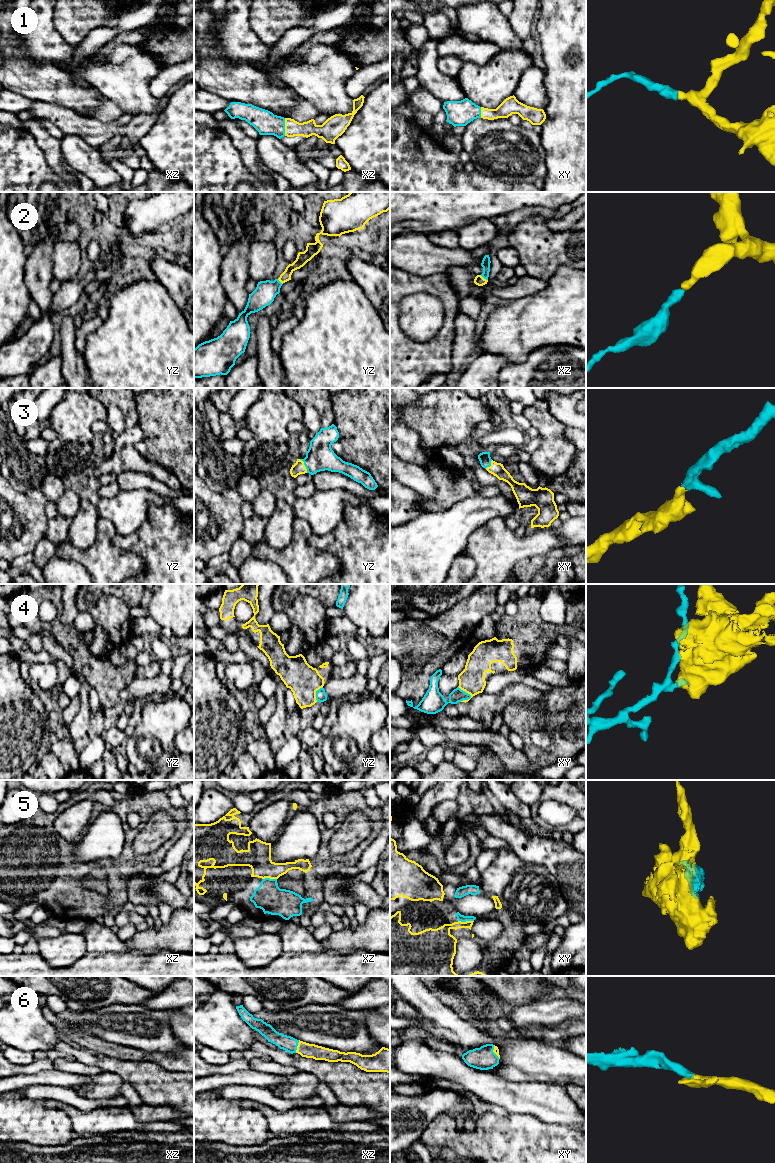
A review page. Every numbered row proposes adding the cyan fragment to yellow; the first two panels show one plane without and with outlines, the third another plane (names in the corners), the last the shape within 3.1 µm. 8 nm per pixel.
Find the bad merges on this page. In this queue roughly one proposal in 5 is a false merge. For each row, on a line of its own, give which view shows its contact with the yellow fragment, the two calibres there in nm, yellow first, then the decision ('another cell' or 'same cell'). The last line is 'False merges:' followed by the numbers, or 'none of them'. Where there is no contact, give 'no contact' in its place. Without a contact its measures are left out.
1: contact in xz; calibres 130 and 190 nm; same cell
2: contact in xz; calibres 80 and 70 nm; same cell
3: contact in yz; calibres 100 and 220 nm; same cell
4: contact in xy; calibres 200 and 150 nm; another cell
5: contact in xy; calibres 180 and 60 nm; same cell
6: contact in xz; calibres 120 and 120 nm; same cell
False merges: 4

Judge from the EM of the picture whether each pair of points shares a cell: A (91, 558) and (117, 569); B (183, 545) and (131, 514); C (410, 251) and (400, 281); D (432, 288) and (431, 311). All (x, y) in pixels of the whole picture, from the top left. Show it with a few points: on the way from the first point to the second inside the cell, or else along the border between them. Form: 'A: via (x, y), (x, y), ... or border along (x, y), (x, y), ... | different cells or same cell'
A: via (97, 559), (102, 560), (107, 565), (111, 565) | same cell
B: border along (161, 505), (152, 507), (147, 518), (125, 535) | different cells
C: border along (400, 268), (426, 276) | different cells
D: border along (408, 294), (434, 295), (442, 305), (443, 315) | different cells

